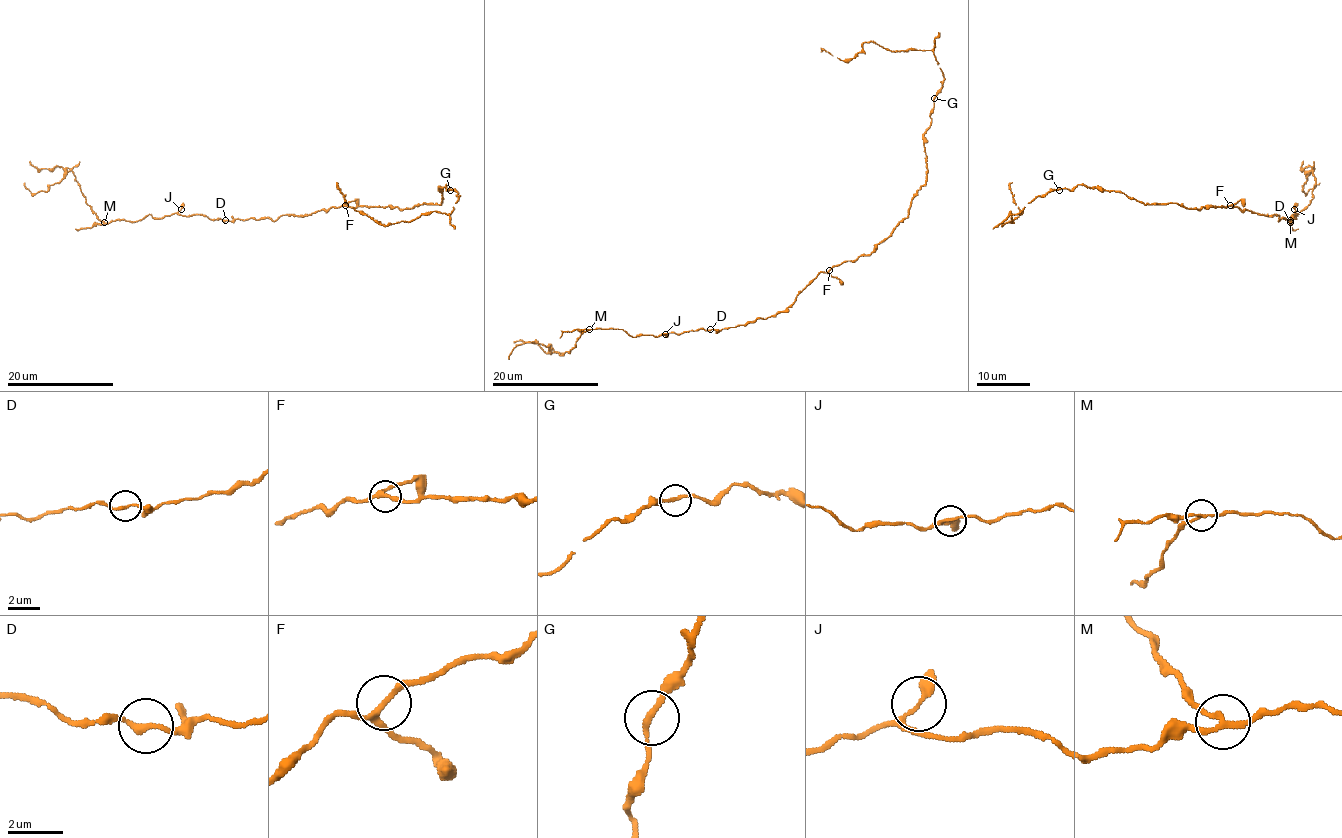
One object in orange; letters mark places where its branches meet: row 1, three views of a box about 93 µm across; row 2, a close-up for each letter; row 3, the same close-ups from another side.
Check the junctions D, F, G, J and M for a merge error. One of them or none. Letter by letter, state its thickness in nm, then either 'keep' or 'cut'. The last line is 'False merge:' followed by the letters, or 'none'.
D: calibre 190 nm; keep
F: calibre 220 nm; keep
G: calibre 200 nm; keep
J: calibre 240 nm; keep
M: calibre 180 nm; cut
False merge: M

